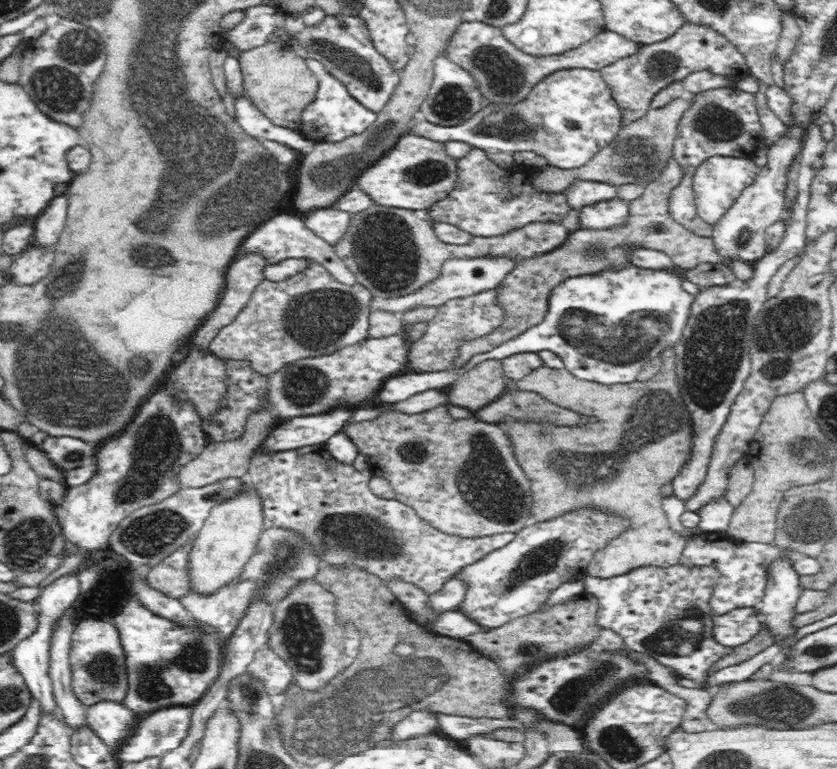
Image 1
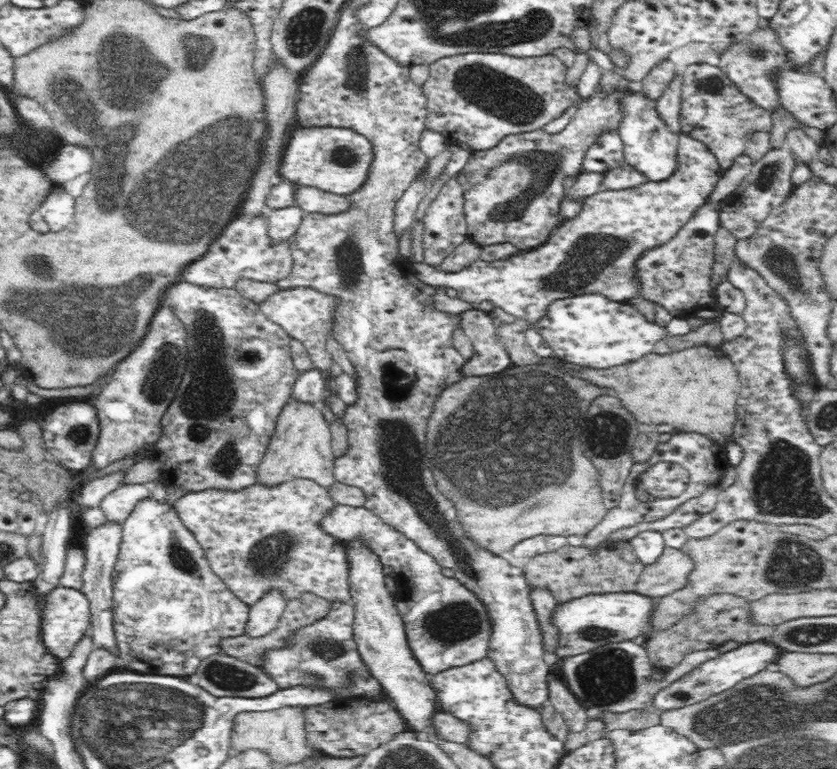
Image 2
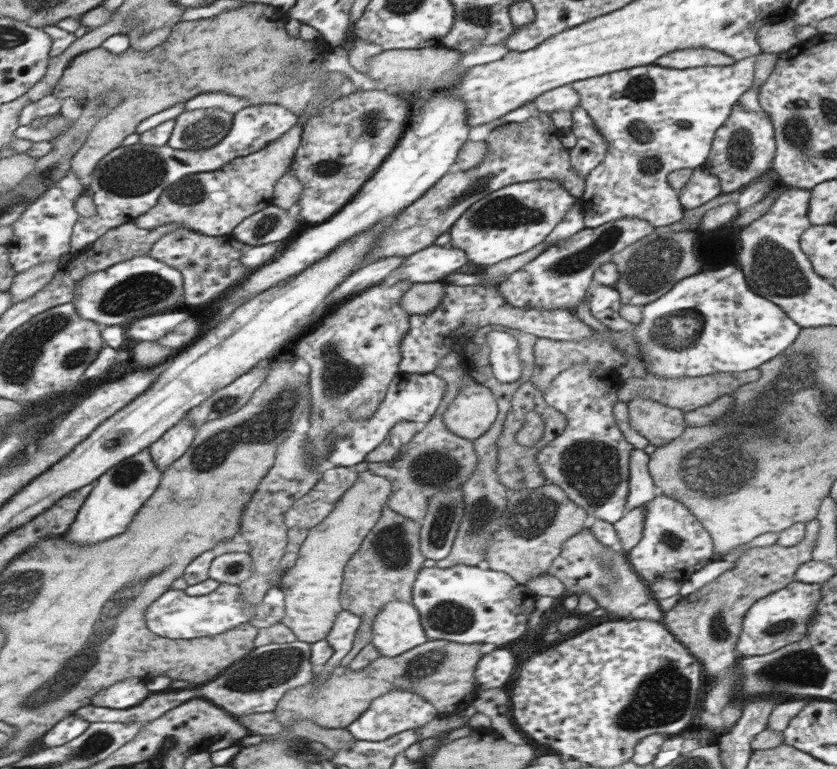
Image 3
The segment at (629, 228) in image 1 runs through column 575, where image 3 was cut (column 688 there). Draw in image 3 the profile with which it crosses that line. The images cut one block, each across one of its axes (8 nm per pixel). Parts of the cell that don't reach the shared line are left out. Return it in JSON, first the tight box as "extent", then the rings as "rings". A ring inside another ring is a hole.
{"extent":[613,232,699,306],"rings":[[[663,232],[661,236],[649,234],[629,248],[613,256],[613,264],[619,268],[619,282],[613,286],[619,292],[621,306],[647,306],[667,294],[679,280],[695,276],[699,270],[693,244],[697,232]]]}

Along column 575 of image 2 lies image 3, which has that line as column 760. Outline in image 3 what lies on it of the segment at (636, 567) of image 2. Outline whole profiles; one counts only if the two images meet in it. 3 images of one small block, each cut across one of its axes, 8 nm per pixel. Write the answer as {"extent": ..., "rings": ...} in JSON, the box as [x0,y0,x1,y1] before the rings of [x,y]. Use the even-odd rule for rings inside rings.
{"extent":[661,518,819,680],"rings":[[[813,518],[805,522],[805,532],[807,536],[803,538],[803,542],[795,546],[773,544],[749,548],[733,562],[733,568],[725,570],[699,592],[681,598],[667,612],[667,616],[663,616],[661,624],[675,636],[675,640],[679,640],[699,662],[705,660],[703,668],[707,668],[707,676],[711,680],[719,678],[729,668],[735,668],[737,660],[741,658],[737,652],[737,642],[741,638],[743,620],[749,608],[765,596],[771,596],[773,592],[787,588],[791,582],[795,582],[797,570],[809,560],[813,560],[815,544],[819,544],[819,520]]]}

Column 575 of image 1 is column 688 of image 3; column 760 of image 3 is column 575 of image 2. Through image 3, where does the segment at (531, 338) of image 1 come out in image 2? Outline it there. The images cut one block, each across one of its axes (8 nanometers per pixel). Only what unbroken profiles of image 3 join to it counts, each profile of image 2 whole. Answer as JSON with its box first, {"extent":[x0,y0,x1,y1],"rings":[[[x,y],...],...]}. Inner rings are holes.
{"extent":[534,294,692,370],"rings":[[[580,294],[574,298],[554,300],[546,314],[534,324],[544,340],[554,350],[558,360],[566,360],[574,366],[590,366],[590,370],[610,370],[626,364],[634,364],[652,354],[654,344],[666,336],[684,336],[692,332],[688,320],[672,318],[666,328],[650,322],[630,302],[612,302],[602,294]]]}

